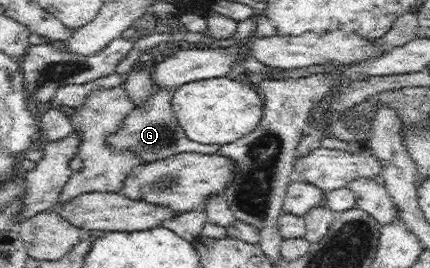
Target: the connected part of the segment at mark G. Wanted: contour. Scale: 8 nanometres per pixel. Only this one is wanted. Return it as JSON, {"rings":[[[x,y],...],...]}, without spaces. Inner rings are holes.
{"rings":[[[156,87],[155,94],[145,102],[145,106],[135,108],[131,114],[125,117],[118,132],[107,139],[108,144],[114,146],[117,150],[134,152],[143,164],[169,158],[169,156],[180,152],[217,153],[220,150],[219,144],[201,144],[187,138],[187,135],[183,132],[183,127],[177,122],[177,117],[172,110],[173,94],[173,90]]]}

